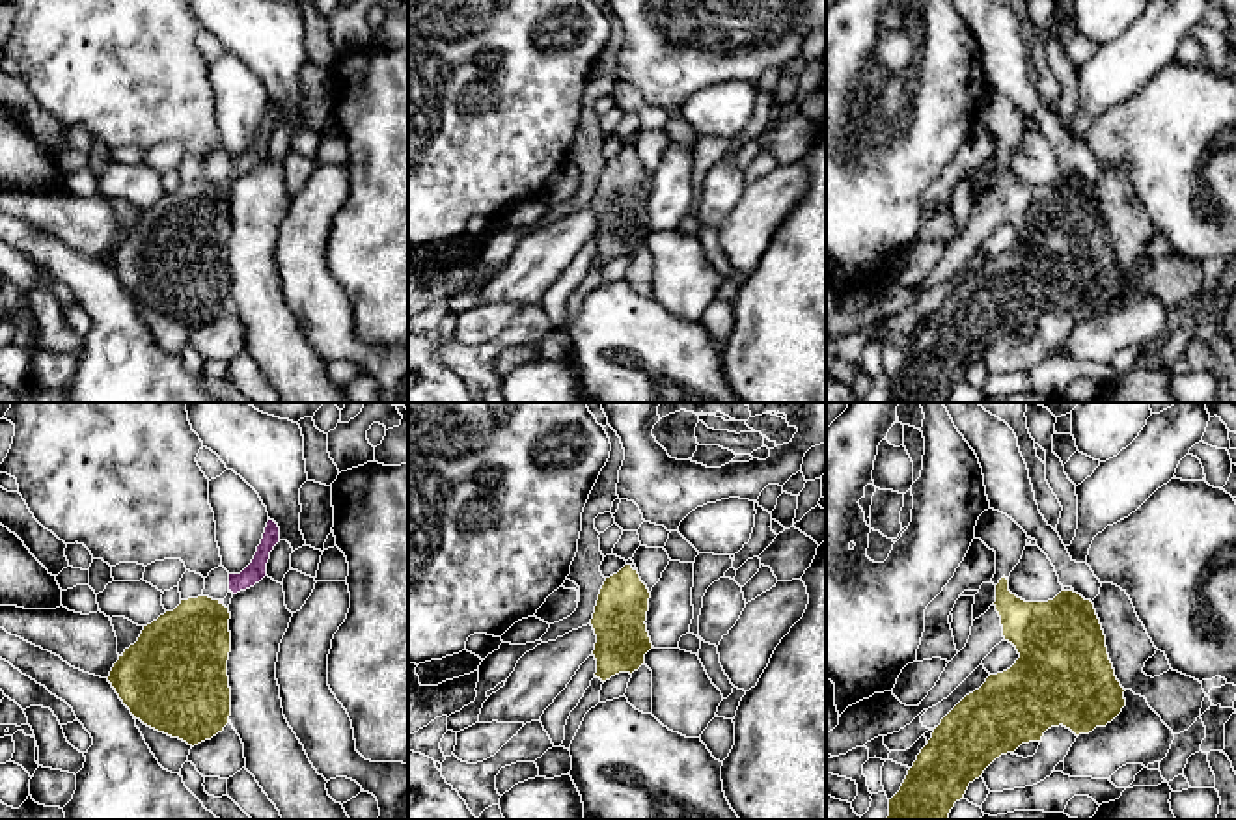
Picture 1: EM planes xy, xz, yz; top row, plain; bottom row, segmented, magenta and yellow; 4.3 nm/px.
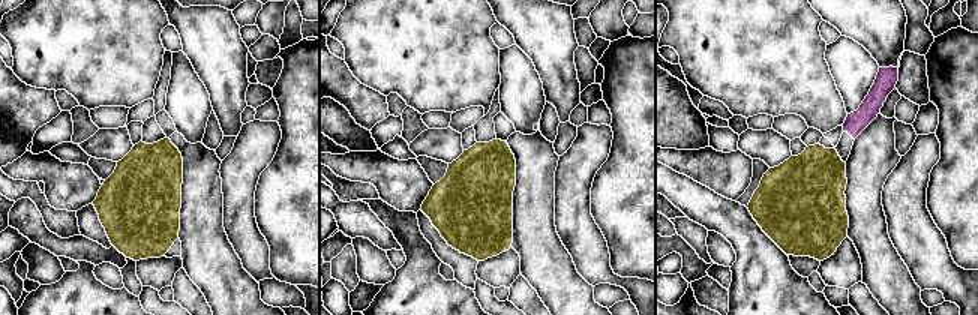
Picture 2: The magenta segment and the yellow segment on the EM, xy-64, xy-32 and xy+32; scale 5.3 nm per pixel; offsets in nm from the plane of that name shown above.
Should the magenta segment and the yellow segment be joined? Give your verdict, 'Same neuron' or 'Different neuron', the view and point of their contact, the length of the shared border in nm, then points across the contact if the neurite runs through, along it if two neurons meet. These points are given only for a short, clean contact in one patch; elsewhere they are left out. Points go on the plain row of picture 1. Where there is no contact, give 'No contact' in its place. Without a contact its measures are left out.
Different neuron. Touches magenta at xy (220, 185). Shared border 30 nm. Boundary: xy (219, 183), (222, 187)

